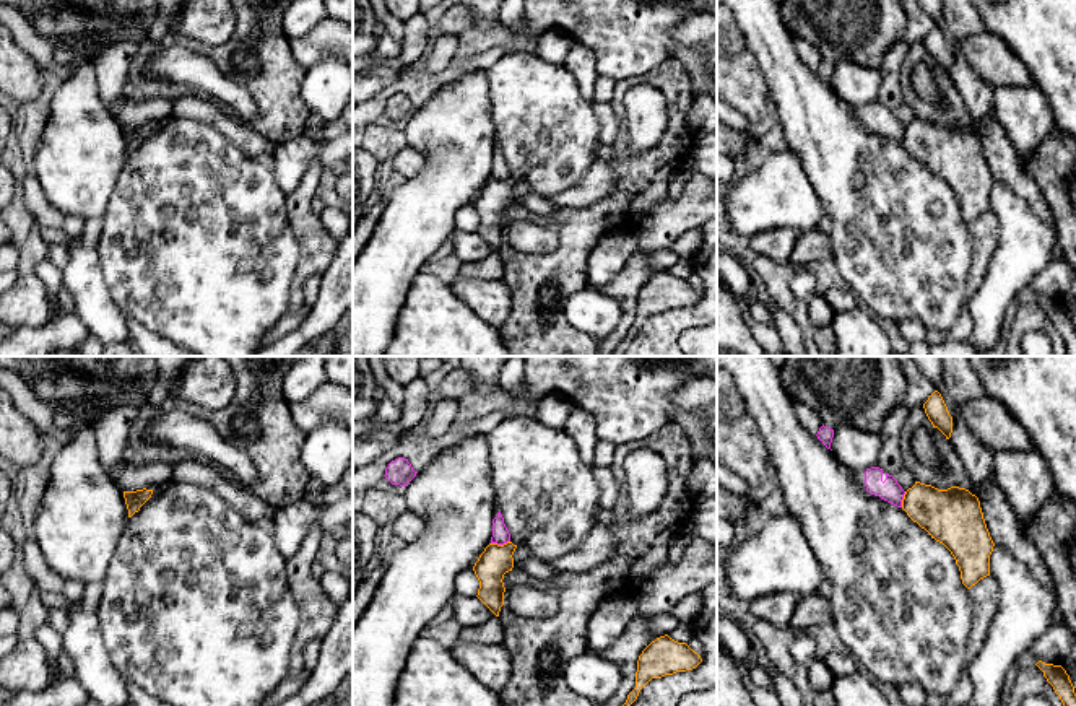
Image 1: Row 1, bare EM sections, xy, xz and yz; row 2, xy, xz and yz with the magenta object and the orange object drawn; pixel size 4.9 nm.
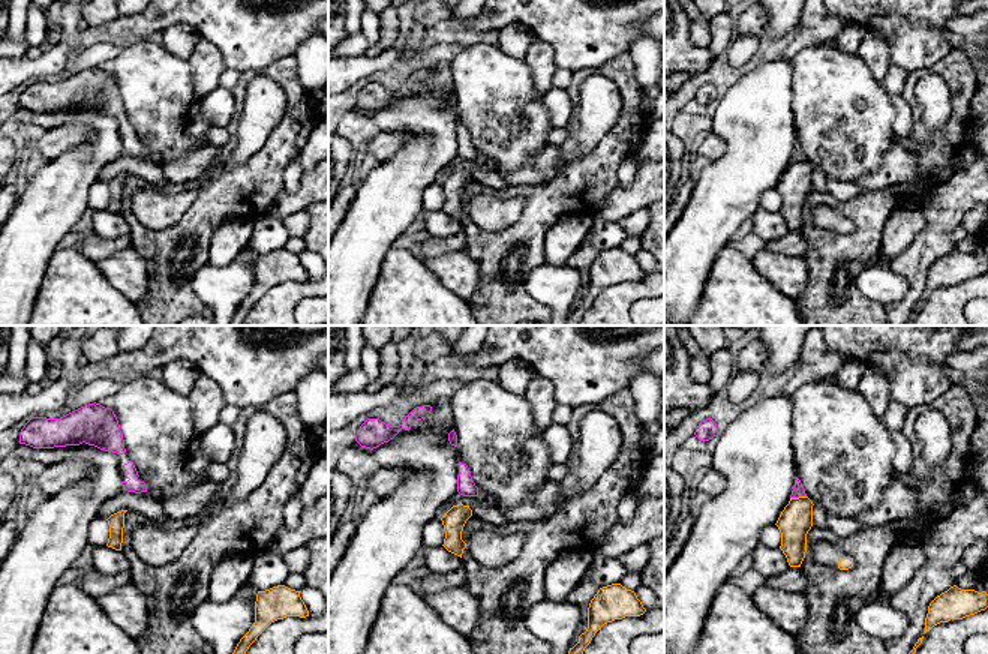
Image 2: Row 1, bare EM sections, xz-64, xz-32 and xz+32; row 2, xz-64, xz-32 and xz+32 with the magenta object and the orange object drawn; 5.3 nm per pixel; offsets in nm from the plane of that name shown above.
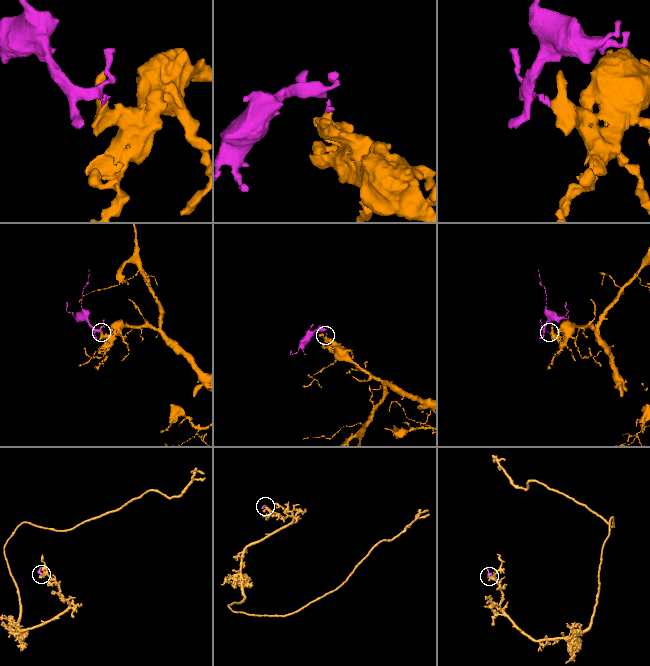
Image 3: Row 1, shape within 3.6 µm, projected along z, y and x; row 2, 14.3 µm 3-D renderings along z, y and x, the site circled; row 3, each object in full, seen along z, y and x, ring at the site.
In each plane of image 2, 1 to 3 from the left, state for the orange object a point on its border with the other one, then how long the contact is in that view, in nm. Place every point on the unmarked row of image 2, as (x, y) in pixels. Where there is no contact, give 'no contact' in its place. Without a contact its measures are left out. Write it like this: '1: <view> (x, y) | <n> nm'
1: no contact
2: no contact
3: xz+32 (798, 161) | 90 nm

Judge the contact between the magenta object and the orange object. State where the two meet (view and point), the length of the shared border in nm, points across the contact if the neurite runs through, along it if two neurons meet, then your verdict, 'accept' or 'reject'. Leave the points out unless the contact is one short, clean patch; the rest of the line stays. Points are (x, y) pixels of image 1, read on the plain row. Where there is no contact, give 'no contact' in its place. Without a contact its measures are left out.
meets magenta in xz at (499, 179); contact 100 nm long; border along xz (509, 176), (491, 179); reject

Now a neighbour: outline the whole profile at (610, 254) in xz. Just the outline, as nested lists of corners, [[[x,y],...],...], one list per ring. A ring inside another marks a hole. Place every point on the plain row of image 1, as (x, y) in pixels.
[[[611,231],[598,239],[587,260],[588,286],[601,290],[616,278],[639,242],[632,231]]]

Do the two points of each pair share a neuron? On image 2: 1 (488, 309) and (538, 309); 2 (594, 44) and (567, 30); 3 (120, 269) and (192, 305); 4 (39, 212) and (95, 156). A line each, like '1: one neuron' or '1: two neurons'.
1: one neuron
2: one neuron
3: two neurons
4: one neuron

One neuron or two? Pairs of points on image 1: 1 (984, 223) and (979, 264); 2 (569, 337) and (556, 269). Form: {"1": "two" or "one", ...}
{"1": "one", "2": "one"}

